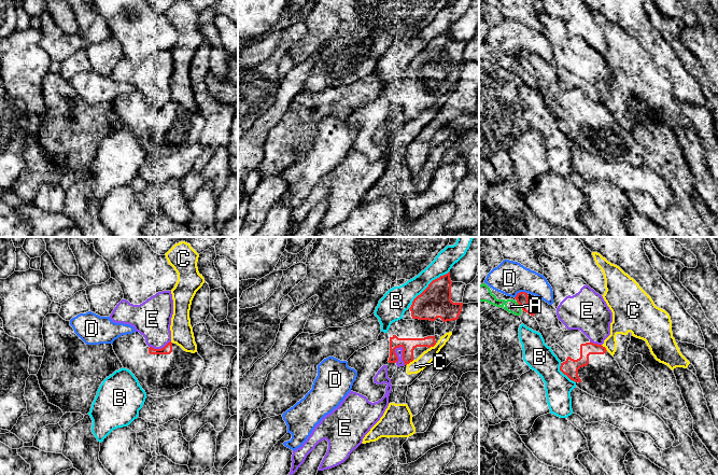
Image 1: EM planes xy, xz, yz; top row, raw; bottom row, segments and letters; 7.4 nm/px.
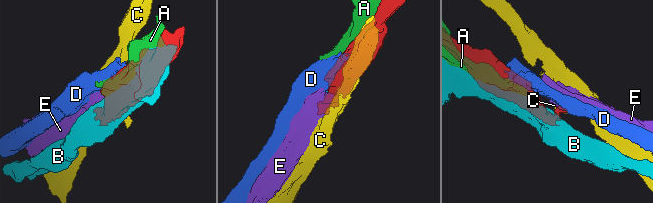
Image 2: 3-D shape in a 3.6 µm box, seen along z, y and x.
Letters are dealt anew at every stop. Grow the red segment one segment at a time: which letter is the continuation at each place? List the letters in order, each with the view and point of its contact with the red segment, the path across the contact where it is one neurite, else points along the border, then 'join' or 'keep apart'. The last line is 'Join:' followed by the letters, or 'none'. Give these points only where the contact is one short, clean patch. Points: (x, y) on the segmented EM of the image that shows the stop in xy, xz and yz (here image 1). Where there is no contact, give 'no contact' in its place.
A: contact yz (519, 304); keep apart
B: contact xz (430, 283); keep apart
C: contact xz (409, 362); keep apart
D: contact yz (520, 292); keep apart
E: contact xz (403, 353); keep apart
Join: none

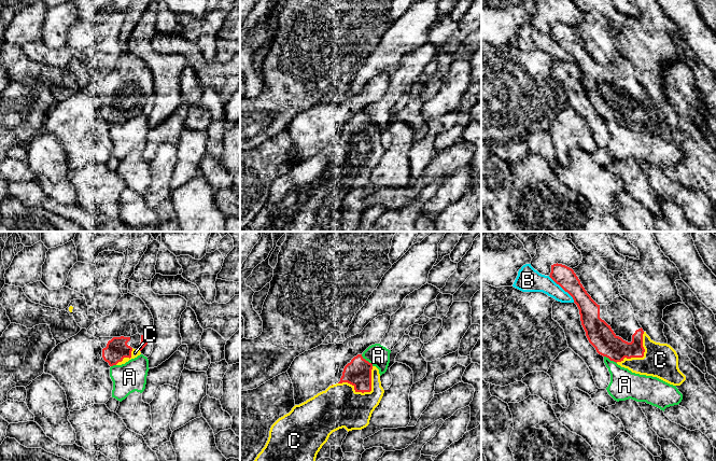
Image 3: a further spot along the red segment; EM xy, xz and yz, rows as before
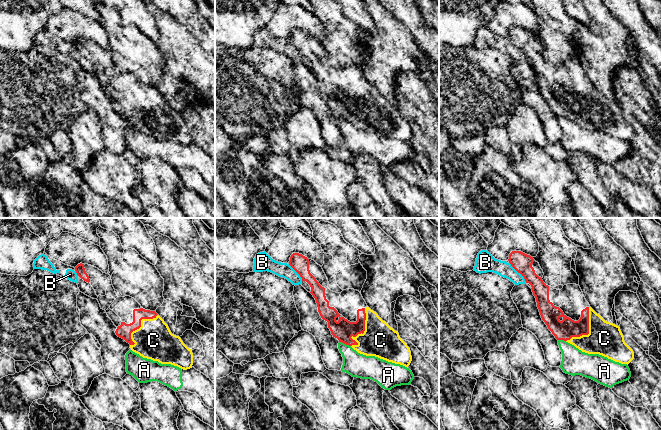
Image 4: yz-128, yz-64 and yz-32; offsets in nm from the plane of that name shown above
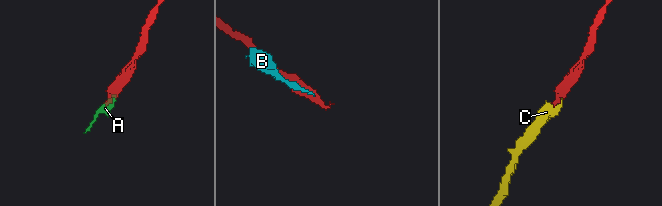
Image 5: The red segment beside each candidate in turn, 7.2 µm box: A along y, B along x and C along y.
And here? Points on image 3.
A: contact xz (367, 361); border xz (361, 354), (373, 365); keep apart
B: contact yz (562, 288); keep apart
C: contact xz (365, 391); join
Join: C

